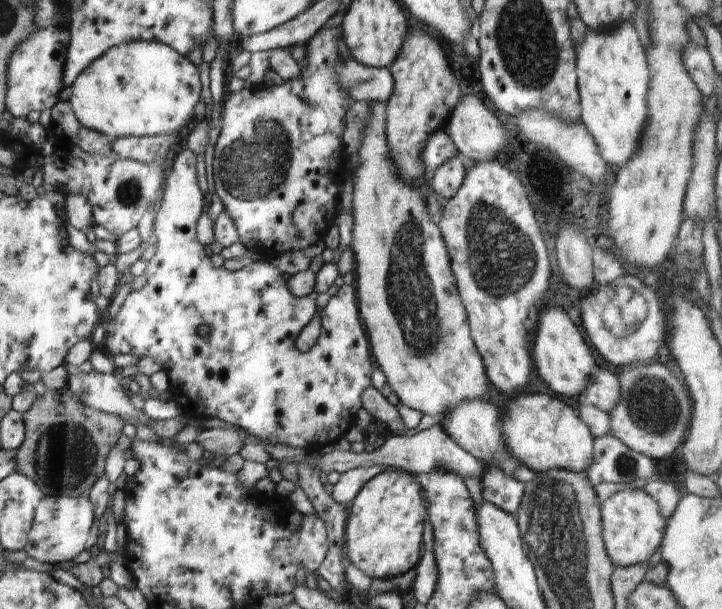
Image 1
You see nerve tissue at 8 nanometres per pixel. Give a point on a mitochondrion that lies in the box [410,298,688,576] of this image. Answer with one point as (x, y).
(653, 405)

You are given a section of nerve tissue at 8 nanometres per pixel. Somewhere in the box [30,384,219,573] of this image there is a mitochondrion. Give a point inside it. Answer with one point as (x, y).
(81, 446)

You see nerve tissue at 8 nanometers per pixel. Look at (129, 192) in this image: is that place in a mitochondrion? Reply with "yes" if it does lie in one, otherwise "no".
yes

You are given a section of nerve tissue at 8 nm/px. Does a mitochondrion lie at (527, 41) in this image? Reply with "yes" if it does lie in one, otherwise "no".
yes

